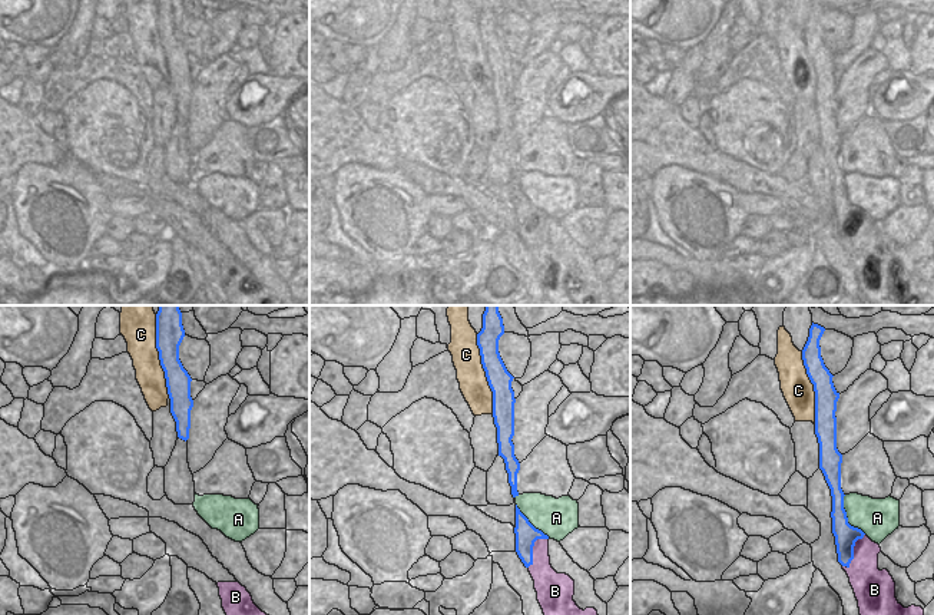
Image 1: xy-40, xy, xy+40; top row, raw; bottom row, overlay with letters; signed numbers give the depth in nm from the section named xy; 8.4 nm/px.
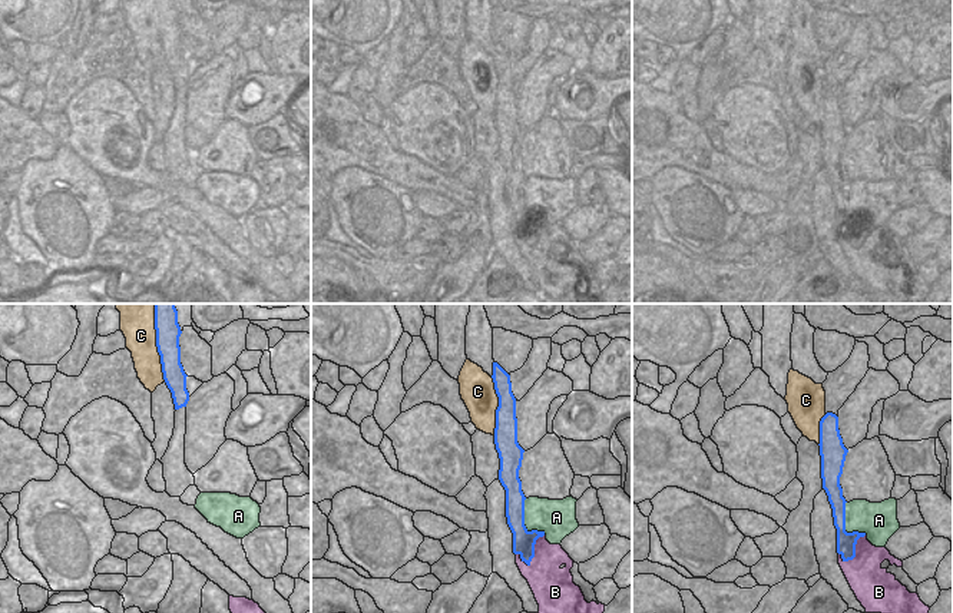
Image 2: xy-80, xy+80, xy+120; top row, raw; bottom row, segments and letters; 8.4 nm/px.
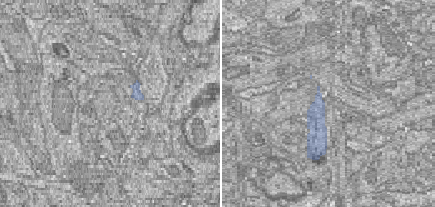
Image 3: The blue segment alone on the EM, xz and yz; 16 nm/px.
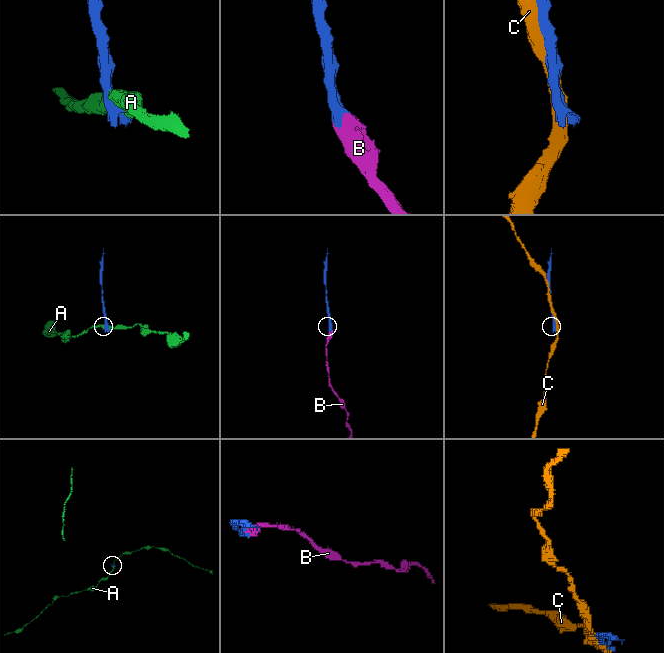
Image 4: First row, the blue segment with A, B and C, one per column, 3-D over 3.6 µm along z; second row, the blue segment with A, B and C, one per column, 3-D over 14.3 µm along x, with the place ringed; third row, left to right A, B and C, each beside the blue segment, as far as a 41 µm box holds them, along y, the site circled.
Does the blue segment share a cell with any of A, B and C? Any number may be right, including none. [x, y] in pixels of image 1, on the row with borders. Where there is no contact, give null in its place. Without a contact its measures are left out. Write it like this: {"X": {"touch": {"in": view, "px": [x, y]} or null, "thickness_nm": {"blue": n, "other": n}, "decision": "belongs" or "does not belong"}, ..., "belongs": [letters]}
{"A": {"touch": {"in": "xy+40", "px": [847, 518]}, "thickness_nm": {"blue": 190, "other": 320}, "decision": "does not belong"}, "B": {"touch": {"in": "xy+40", "px": [853, 552]}, "thickness_nm": {"blue": 190, "other": 280}, "decision": "belongs"}, "C": {"touch": {"in": "xy-40", "px": [159, 356]}, "thickness_nm": {"blue": 240, "other": 260}, "decision": "does not belong"}, "belongs": ["B"]}

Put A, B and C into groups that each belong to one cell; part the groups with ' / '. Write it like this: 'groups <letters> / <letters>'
groups A / B / C

